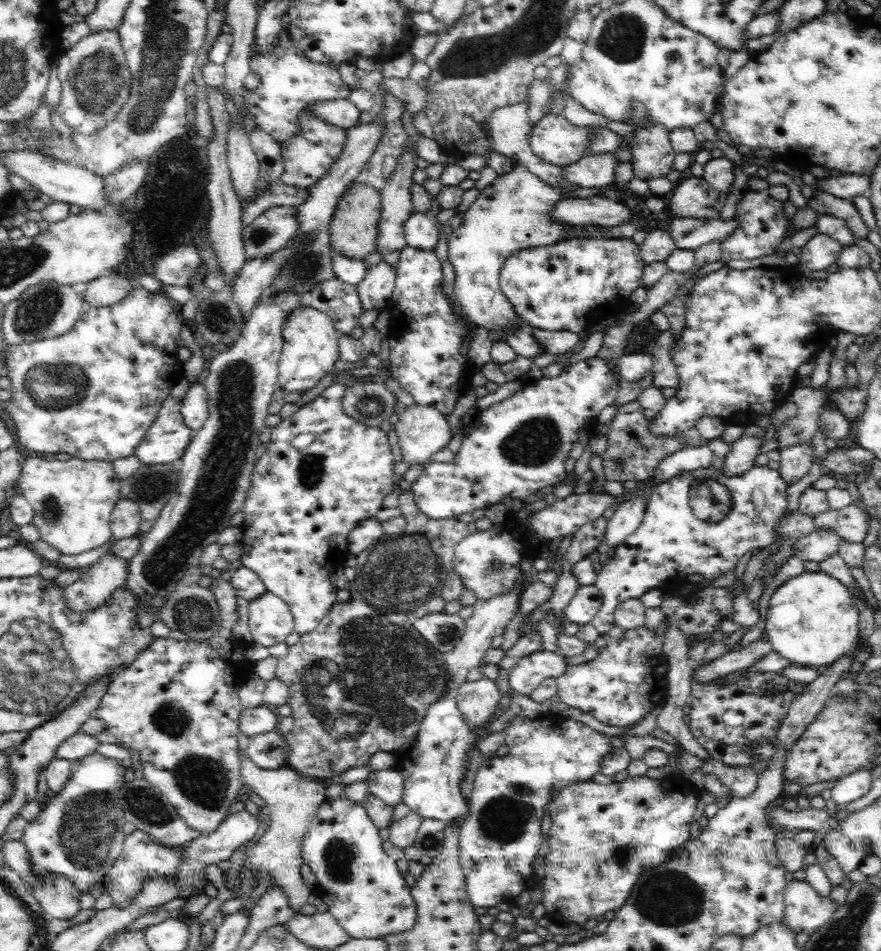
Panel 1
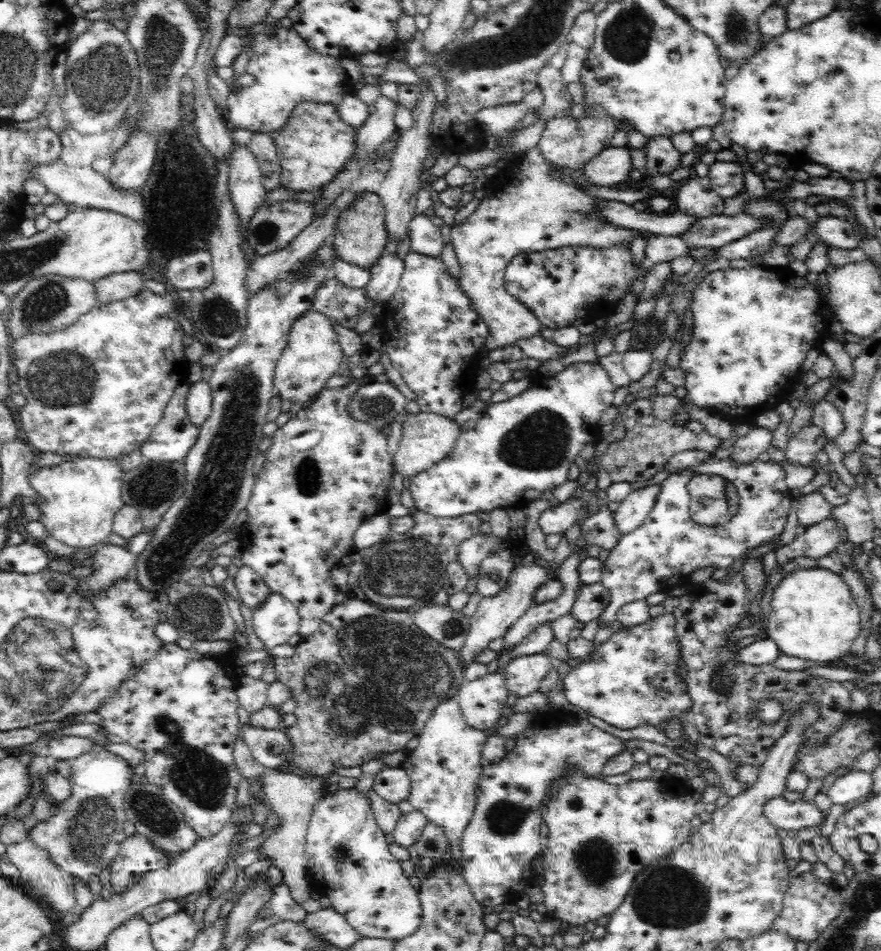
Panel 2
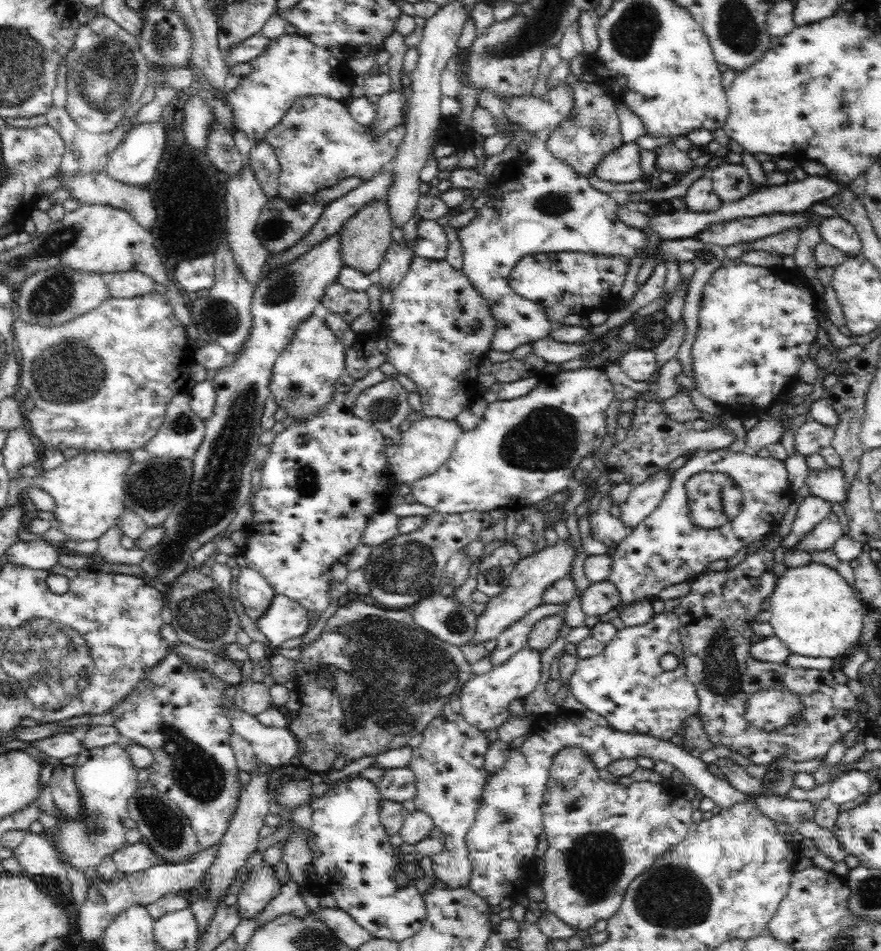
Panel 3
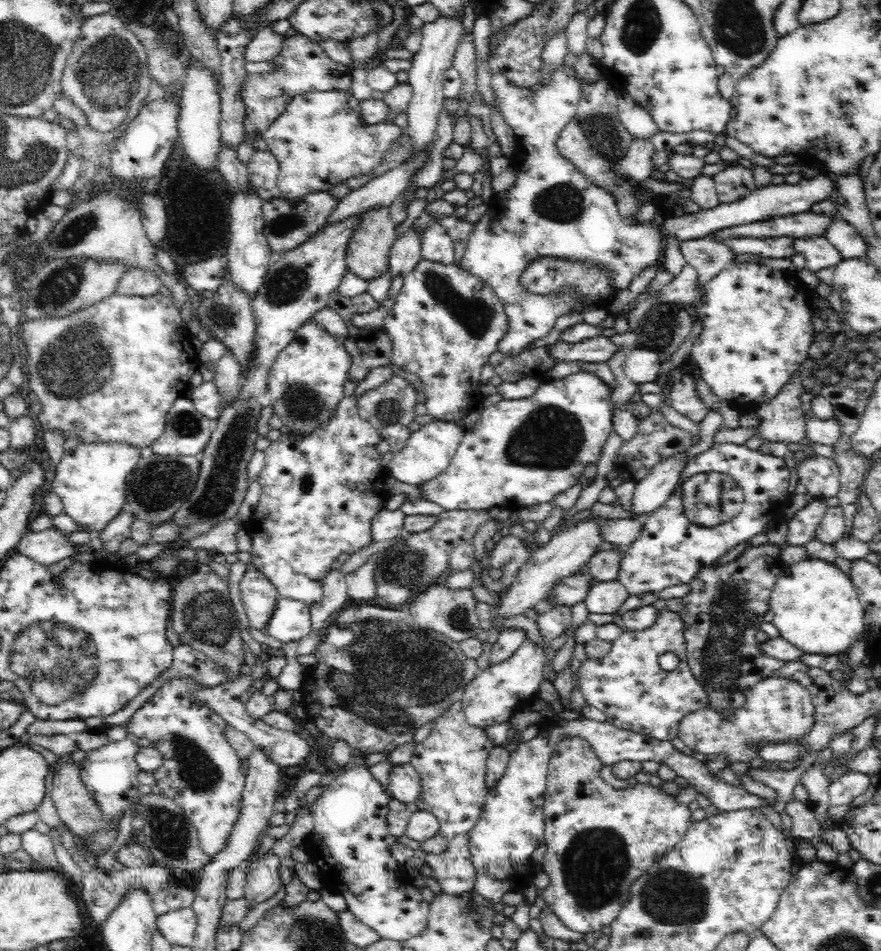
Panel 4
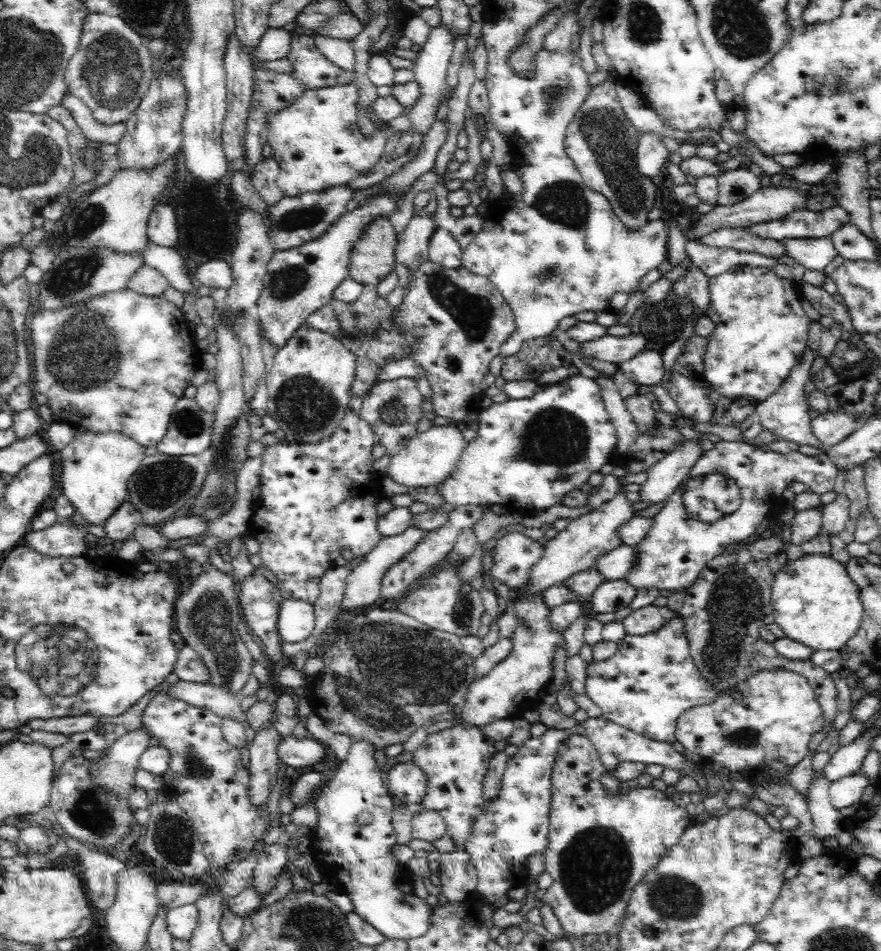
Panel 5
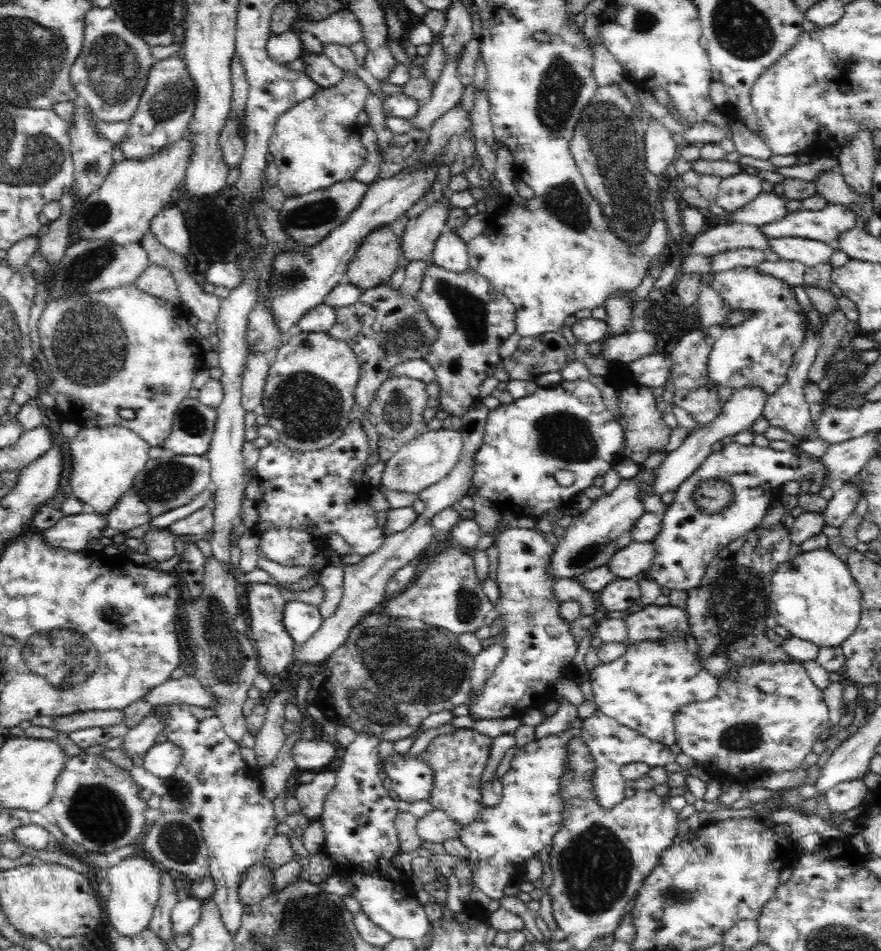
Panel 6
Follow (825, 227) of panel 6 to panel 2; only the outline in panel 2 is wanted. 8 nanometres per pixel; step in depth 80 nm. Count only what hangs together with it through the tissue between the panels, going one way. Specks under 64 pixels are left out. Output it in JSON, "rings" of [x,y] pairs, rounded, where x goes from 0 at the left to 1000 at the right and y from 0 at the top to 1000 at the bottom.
{"rings":[[[842,223],[837,226],[825,227],[820,225],[791,230],[783,236],[781,242],[776,242],[770,248],[774,256],[783,262],[802,261],[816,262],[826,254],[833,254],[842,250],[844,246],[858,242],[865,238],[869,230],[856,230],[856,228]]]}

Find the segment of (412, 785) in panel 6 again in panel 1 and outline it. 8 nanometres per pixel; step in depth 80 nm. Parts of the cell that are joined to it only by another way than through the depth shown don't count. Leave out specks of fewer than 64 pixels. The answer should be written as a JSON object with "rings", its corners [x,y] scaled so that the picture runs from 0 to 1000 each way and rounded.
{"rings":[[[447,808],[426,811],[415,821],[415,831],[419,837],[428,838],[446,850],[456,842],[459,820]]]}

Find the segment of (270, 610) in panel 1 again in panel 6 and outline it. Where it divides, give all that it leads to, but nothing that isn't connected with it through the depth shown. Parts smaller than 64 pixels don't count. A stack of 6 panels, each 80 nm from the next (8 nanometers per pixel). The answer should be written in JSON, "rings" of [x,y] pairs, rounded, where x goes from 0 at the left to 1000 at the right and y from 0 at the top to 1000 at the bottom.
{"rings":[[[325,631],[320,644],[320,657],[336,678],[344,678],[365,656],[359,636],[338,631]]]}

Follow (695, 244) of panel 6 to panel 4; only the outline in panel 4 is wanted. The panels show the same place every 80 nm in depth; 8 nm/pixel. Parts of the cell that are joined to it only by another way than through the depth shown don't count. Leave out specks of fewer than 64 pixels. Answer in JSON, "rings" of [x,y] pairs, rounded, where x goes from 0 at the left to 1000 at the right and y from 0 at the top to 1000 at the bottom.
{"rings":[[[876,248],[872,250],[822,251],[821,256],[835,267],[860,267],[865,271],[897,271],[902,267],[900,248]]]}

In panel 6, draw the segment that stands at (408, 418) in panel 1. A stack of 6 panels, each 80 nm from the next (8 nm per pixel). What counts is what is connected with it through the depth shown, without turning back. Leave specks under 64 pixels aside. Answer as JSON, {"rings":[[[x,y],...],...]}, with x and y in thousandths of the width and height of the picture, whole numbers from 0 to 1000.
{"rings":[[[501,450],[479,455],[457,467],[447,476],[447,479],[438,485],[431,509],[448,519],[453,517],[474,519],[480,513],[486,513],[486,511],[502,505],[518,490],[524,472],[526,463],[520,452]]]}

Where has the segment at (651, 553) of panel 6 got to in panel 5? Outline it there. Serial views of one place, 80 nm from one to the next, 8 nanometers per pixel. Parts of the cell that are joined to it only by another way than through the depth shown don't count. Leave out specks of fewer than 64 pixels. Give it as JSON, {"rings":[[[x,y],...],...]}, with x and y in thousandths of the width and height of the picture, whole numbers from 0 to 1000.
{"rings":[[[704,573],[684,581],[677,590],[674,598],[681,601],[683,611],[696,611],[708,608],[713,597],[721,591],[720,575]]]}

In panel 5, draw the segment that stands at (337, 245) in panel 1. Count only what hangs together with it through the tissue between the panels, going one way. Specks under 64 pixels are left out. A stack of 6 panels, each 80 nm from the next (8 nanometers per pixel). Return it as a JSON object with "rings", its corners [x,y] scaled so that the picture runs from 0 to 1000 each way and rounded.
{"rings":[[[439,227],[420,231],[397,263],[396,290],[413,301],[426,301],[447,282],[451,252],[451,244]]]}

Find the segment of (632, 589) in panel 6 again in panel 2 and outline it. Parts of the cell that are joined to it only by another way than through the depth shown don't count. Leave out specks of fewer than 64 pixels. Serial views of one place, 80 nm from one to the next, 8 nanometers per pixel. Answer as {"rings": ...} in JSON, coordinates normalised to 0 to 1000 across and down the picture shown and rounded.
{"rings":[[[683,614],[659,615],[646,645],[654,653],[665,656],[683,646],[690,631],[692,621]]]}

